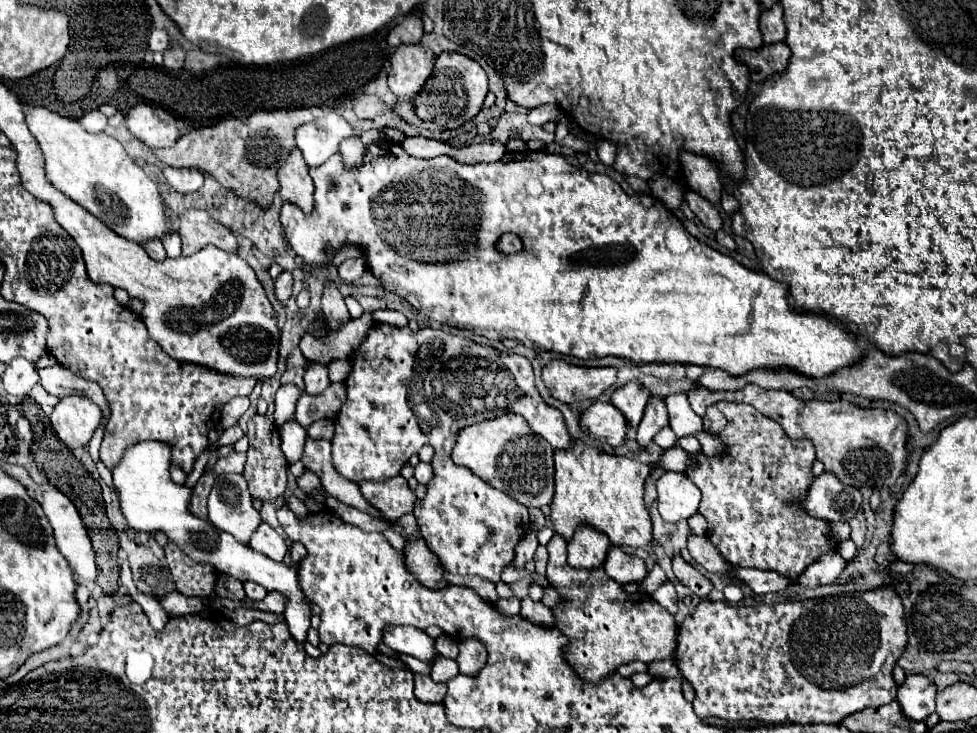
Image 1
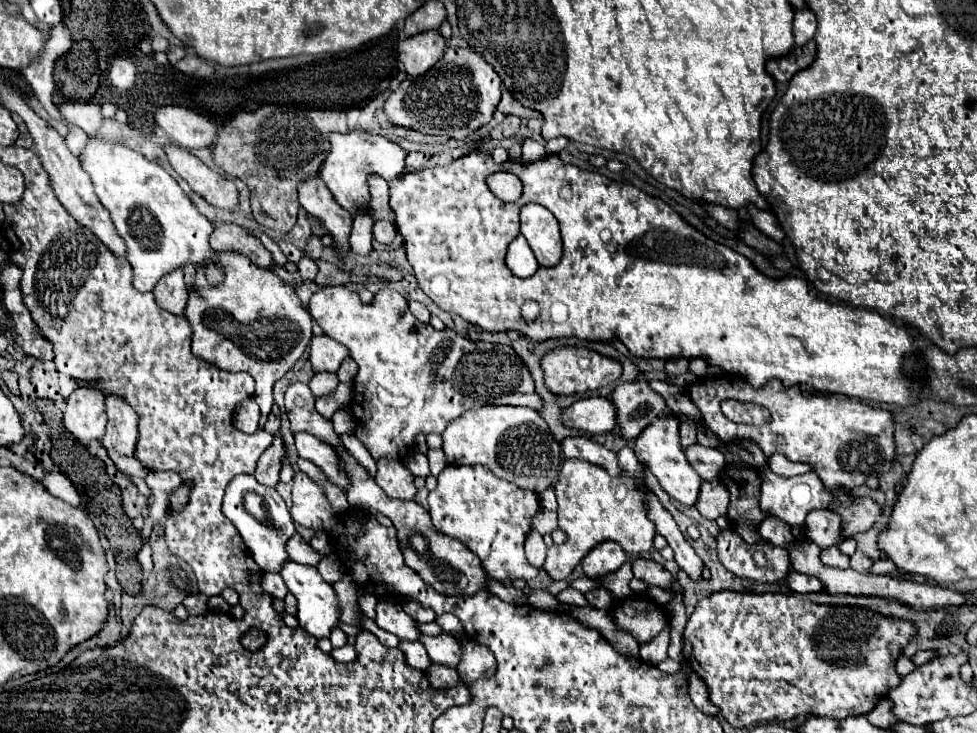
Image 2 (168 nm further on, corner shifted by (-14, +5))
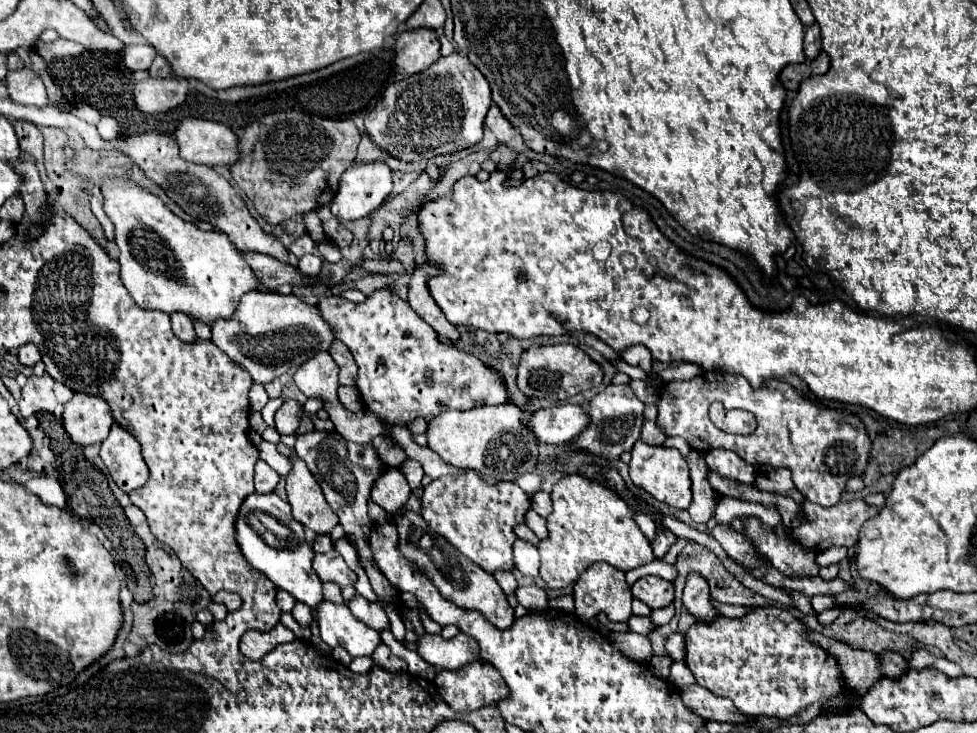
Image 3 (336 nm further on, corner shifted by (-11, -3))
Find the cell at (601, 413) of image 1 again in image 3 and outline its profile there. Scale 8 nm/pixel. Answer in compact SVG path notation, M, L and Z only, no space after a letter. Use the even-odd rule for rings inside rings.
M558 405L536 411L526 423L532 427L542 443L570 443L588 427L588 413L580 405Z

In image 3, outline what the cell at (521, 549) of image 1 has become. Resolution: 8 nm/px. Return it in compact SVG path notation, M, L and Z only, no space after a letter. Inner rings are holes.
M518 539L514 545L514 559L516 559L516 569L522 575L528 577L536 577L538 575L538 563L540 563L540 555L538 555L538 547Z

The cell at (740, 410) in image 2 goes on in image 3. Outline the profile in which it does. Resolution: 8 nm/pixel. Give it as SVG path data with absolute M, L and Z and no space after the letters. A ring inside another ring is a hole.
M714 401L710 405L710 419L718 429L728 431L728 433L748 435L756 429L756 417L752 413L742 411L742 409L726 411L726 407L720 401Z

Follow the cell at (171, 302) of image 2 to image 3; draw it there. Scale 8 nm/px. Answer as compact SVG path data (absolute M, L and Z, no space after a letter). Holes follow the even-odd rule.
M180 313L170 315L170 323L172 323L172 331L176 333L178 339L182 339L186 343L190 343L190 341L196 339L194 329L192 329L192 319L188 319L186 315L180 315Z

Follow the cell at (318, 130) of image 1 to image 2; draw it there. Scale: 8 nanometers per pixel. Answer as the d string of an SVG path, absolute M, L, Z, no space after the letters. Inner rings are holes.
M353 129L347 135L333 135L331 137L331 155L325 159L323 169L321 169L321 177L325 181L325 185L329 187L333 199L349 213L361 213L367 211L369 207L369 175L379 175L385 181L393 181L405 167L405 151L381 137L381 135L371 135L365 131L357 131Z

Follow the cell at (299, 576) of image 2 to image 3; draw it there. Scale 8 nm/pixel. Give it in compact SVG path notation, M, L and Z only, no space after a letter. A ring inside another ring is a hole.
M322 601L312 609L312 617L318 623L322 641L332 649L344 647L352 657L370 657L380 643L380 633L354 619L346 605Z

